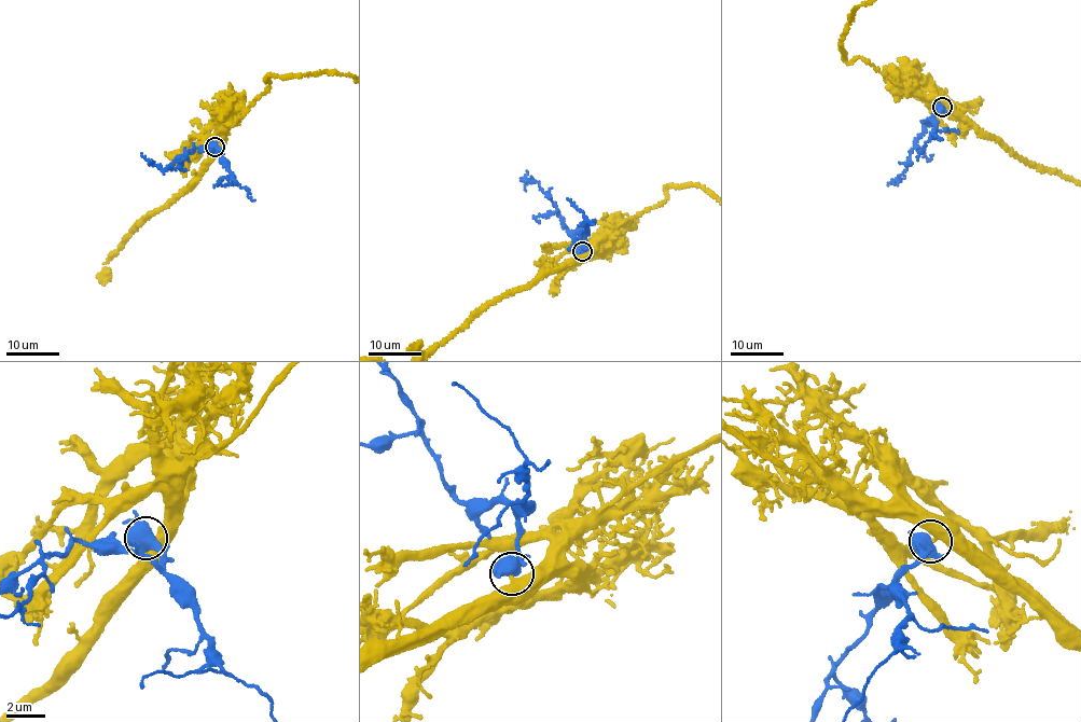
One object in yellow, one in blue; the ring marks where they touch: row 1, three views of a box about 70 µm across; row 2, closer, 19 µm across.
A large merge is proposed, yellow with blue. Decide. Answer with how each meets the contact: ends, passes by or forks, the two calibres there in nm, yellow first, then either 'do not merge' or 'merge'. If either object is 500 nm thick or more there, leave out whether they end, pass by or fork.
calibres 480 and 700 nm; do not merge

